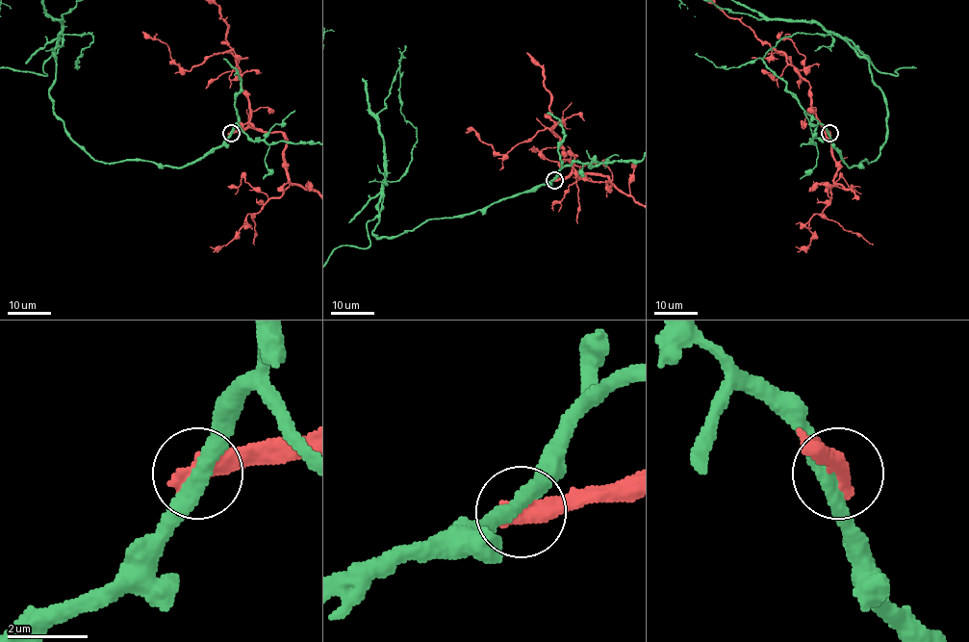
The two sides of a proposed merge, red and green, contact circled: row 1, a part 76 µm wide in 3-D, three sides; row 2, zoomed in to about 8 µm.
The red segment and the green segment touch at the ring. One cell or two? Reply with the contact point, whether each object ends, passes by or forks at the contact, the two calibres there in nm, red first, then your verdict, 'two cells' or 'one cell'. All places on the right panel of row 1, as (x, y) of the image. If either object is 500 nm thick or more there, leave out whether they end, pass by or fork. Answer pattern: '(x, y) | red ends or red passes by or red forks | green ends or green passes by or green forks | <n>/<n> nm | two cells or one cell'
(829, 133) | 600/380 nm | two cells

